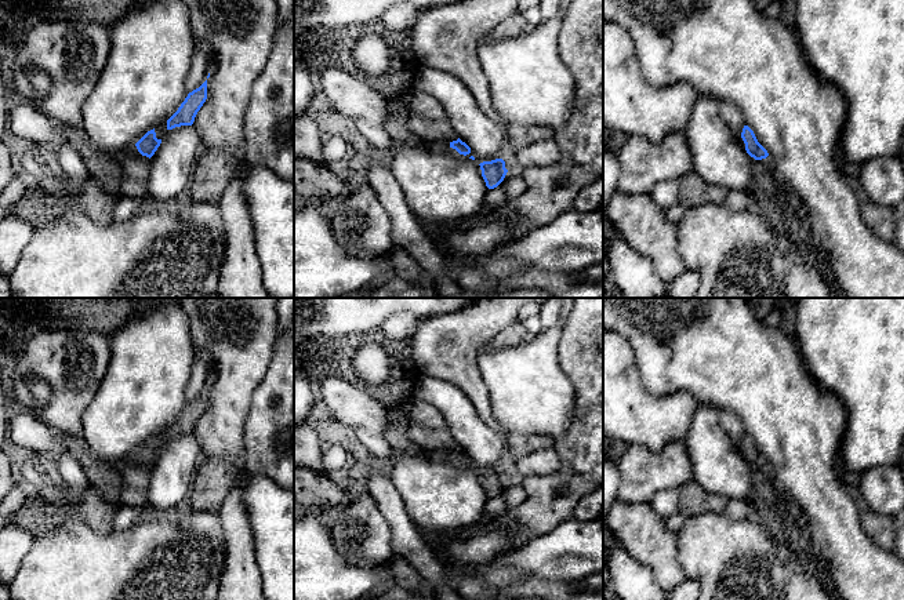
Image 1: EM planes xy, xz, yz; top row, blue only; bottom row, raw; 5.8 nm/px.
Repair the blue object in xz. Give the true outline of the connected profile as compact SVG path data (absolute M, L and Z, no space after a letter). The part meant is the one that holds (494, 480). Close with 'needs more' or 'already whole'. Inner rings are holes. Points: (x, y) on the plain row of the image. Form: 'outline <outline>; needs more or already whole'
outline M502 468L483 470L479 474L482 479L482 486L489 498L497 497L508 481L508 479L505 477L505 470Z; already whole

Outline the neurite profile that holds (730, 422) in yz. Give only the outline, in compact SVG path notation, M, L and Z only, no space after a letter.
M720 411L719 412L719 421L720 421L722 428L731 437L733 443L737 447L741 447L741 441L744 437L744 428L743 428L738 417L729 412L729 411Z

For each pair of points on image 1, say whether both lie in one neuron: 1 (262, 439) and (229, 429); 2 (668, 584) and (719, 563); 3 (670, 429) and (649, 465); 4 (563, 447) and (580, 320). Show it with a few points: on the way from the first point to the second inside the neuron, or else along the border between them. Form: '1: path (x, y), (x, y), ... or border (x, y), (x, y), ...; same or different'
1: border (251, 402), (244, 422), (244, 466); different
2: border (676, 545), (676, 560), (686, 578); different
3: border (681, 440), (656, 451), (642, 446), (625, 447); different
4: path (588, 415), (588, 352); same

